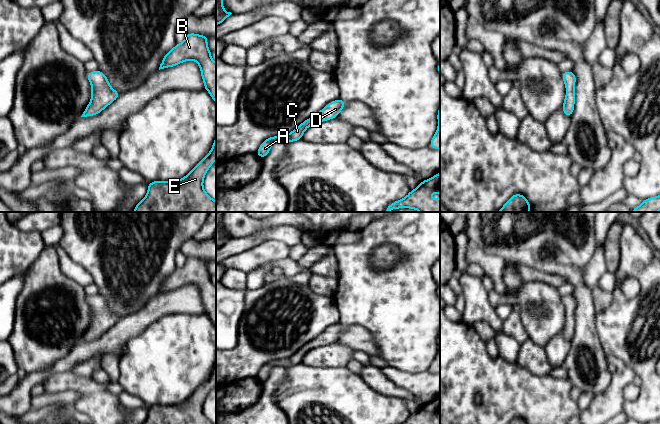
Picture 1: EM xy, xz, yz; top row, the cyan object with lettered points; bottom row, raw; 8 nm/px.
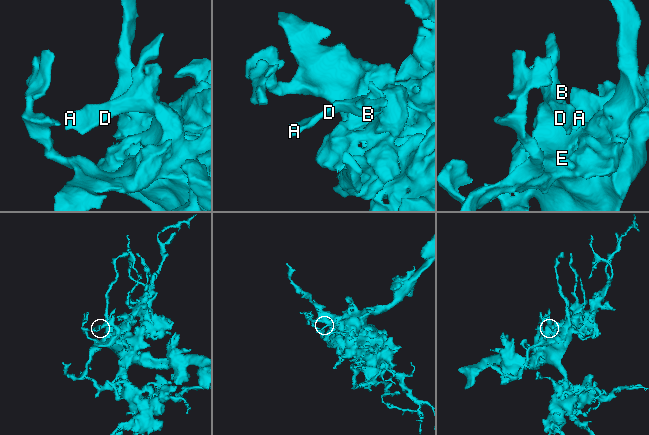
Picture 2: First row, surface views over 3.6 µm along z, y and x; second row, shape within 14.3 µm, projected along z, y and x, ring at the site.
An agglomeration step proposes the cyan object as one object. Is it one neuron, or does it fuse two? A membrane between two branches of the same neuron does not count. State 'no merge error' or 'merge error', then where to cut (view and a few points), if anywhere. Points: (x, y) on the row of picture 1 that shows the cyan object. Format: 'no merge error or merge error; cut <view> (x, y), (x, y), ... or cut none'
no merge error; cut none

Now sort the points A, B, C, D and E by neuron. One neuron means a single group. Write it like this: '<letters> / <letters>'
A B C D E

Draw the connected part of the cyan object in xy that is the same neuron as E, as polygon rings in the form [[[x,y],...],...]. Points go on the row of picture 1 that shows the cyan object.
[[[216,136],[209,154],[182,179],[148,183],[144,199],[134,207],[134,212],[216,212],[214,201],[204,190],[203,181],[208,169],[216,160]]]

